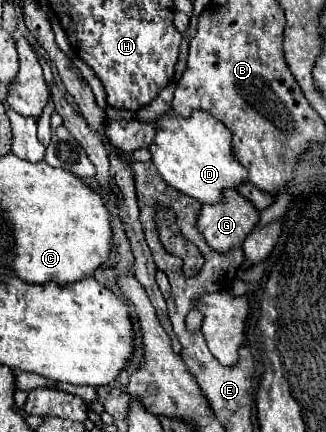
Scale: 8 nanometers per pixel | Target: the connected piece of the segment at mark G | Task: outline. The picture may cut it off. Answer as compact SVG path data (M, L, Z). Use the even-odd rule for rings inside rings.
M225 191L225 201L203 205L197 227L213 251L227 253L243 241L259 221L259 211L237 191Z

